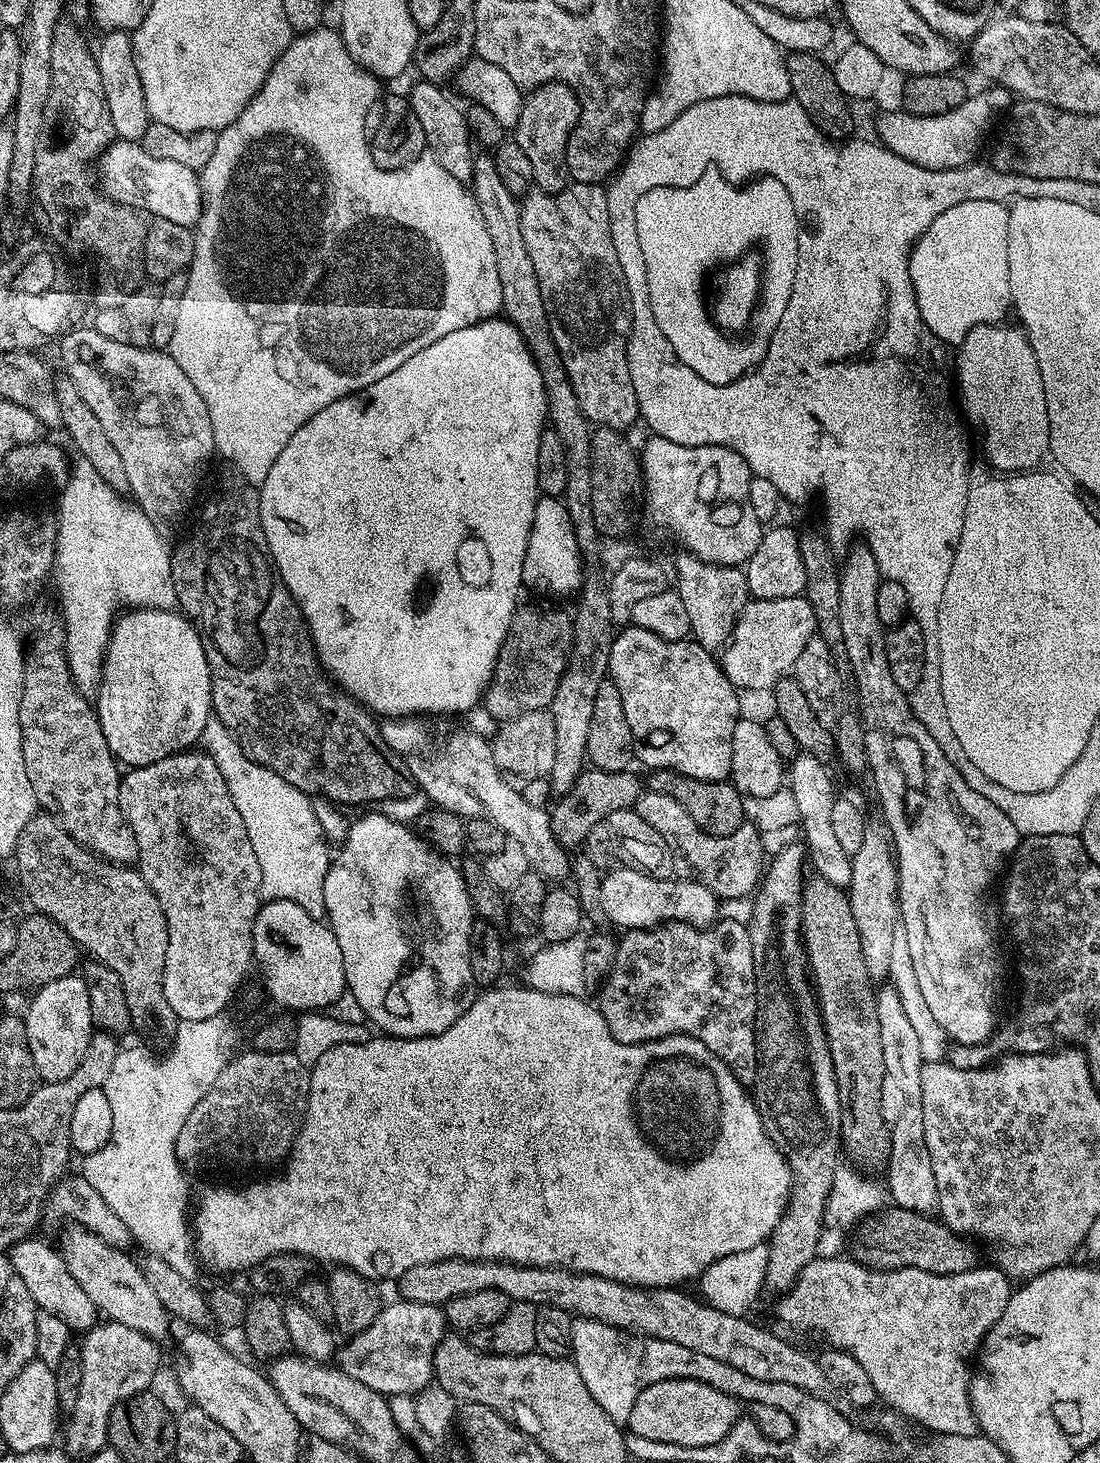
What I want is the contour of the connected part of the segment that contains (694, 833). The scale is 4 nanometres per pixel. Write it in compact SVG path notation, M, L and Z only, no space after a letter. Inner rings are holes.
M641 791L634 805L636 813L650 822L668 847L668 853L672 855L672 866L677 877L685 880L696 880L702 886L706 886L721 901L736 900L739 896L751 897L757 891L761 883L762 873L766 868L766 856L764 858L765 837L751 822L745 822L734 830L734 834L725 836L711 836L704 832L686 814L686 810L670 794L658 794L657 792Z

